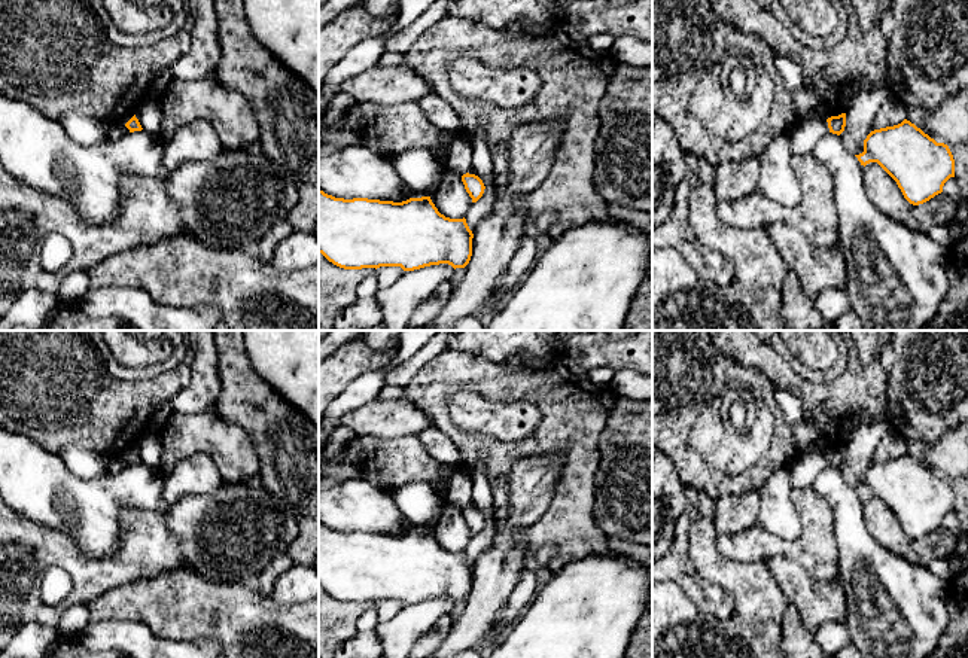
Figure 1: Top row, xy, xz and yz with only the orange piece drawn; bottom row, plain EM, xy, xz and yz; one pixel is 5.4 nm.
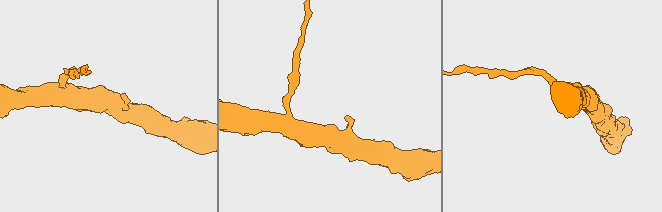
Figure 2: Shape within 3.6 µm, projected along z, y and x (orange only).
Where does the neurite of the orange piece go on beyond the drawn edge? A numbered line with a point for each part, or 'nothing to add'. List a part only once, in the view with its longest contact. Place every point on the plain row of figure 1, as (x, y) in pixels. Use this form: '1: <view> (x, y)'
nothing to add

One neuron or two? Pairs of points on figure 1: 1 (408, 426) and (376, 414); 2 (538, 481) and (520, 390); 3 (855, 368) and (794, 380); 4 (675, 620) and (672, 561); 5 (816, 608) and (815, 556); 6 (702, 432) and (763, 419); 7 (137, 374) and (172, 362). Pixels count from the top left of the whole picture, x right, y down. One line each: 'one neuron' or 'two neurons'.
1: one neuron
2: two neurons
3: one neuron
4: two neurons
5: two neurons
6: one neuron
7: one neuron

